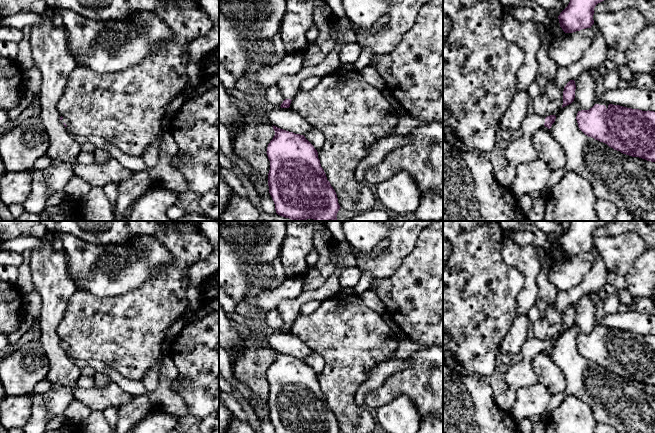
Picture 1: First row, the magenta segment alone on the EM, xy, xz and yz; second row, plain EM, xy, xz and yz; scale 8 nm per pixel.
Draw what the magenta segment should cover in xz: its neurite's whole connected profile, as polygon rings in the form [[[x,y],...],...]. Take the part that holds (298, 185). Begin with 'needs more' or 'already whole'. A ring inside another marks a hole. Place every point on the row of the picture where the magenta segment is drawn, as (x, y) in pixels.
already whole; [[[273,126],[275,135],[267,147],[267,156],[270,161],[268,173],[269,193],[274,201],[276,213],[294,221],[338,221],[337,213],[341,208],[335,190],[327,180],[321,167],[318,152],[304,135],[295,134]]]

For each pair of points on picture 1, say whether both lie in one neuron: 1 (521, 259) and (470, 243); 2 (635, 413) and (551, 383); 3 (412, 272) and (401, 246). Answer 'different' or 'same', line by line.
1: different
2: different
3: different

